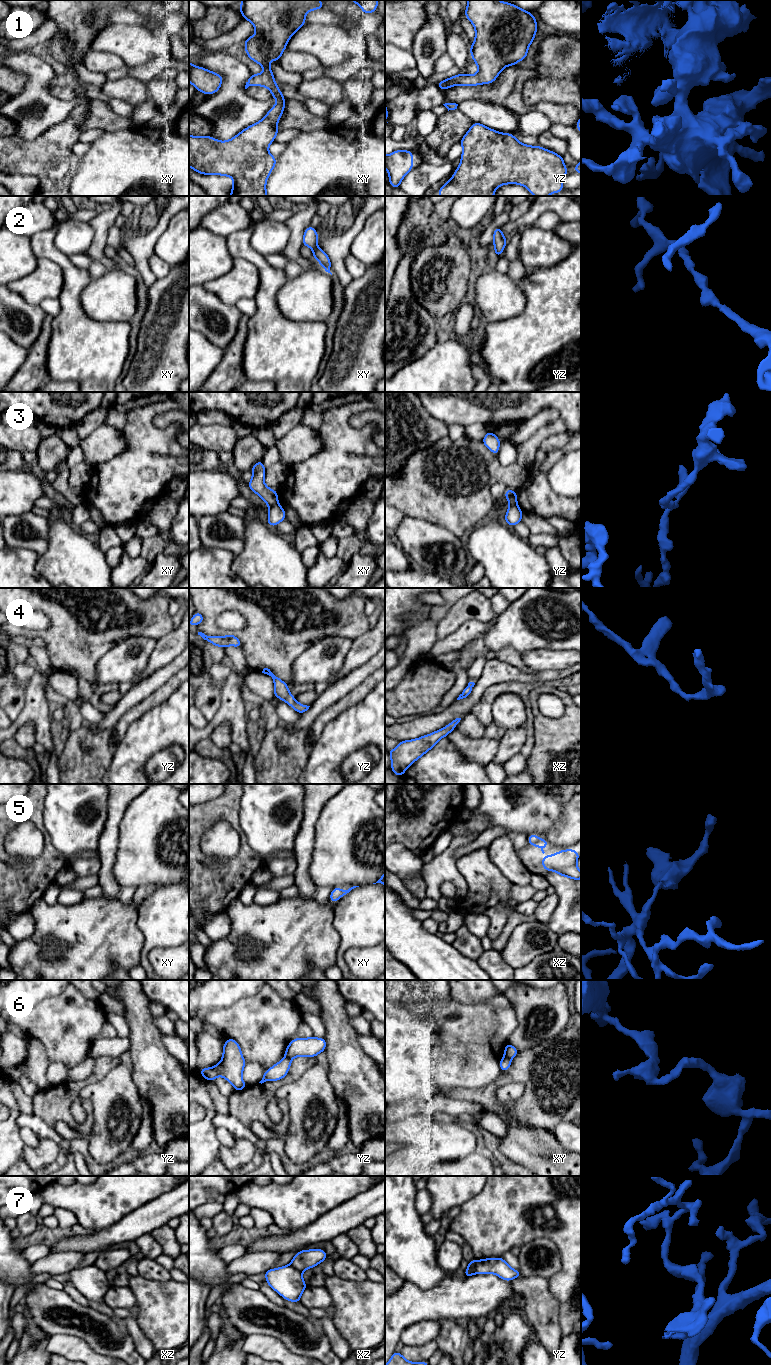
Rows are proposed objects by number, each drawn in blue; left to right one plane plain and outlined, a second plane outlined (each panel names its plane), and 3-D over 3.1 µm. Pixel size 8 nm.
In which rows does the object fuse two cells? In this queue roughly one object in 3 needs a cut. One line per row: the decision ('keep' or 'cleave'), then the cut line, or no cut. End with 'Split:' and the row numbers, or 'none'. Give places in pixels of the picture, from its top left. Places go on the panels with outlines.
1: keep; no cut
2: keep; no cut
3: cleave; cut in xy along (277, 502), (270, 506)
4: keep; no cut
5: cleave; cut in xz along (538, 838), (530, 843)
6: cleave; cut in xy along (504, 1056), (510, 1059)
7: cleave; cut in yz along (475, 1260), (476, 1272)
Split: 3, 5, 6, 7

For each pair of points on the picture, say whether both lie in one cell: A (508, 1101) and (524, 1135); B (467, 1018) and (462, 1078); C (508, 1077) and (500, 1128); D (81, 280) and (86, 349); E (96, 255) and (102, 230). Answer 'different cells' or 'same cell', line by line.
A: same cell
B: same cell
C: different cells
D: same cell
E: same cell

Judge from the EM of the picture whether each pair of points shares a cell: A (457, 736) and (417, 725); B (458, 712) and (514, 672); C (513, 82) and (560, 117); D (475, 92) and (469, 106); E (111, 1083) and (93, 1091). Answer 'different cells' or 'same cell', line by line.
A: different cells
B: same cell
C: same cell
D: different cells
E: same cell

